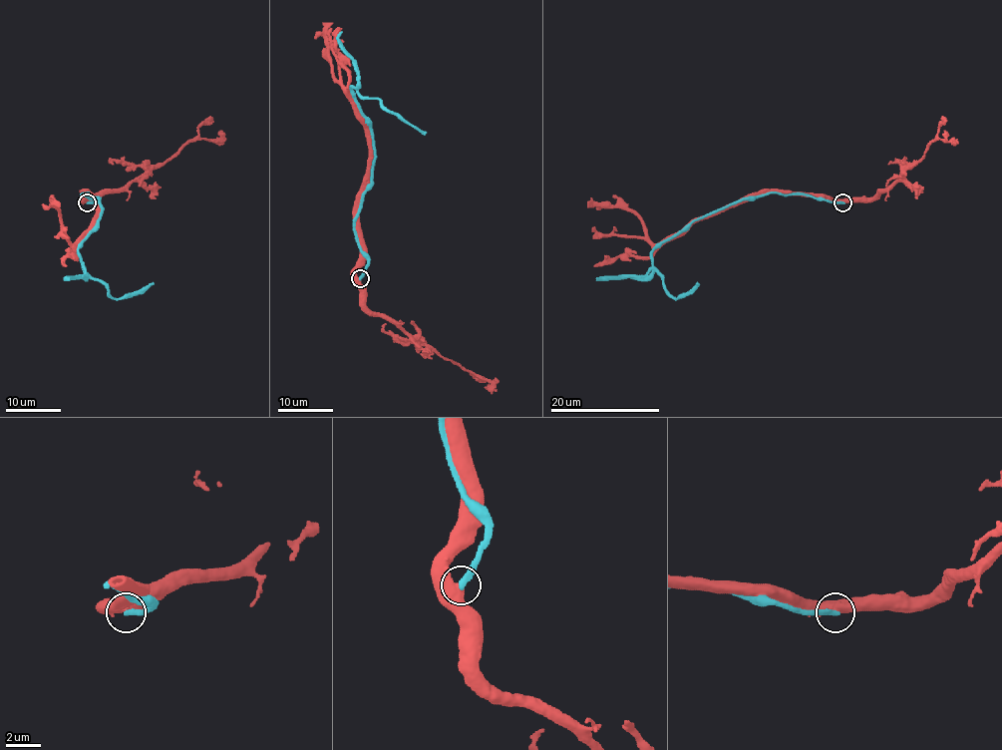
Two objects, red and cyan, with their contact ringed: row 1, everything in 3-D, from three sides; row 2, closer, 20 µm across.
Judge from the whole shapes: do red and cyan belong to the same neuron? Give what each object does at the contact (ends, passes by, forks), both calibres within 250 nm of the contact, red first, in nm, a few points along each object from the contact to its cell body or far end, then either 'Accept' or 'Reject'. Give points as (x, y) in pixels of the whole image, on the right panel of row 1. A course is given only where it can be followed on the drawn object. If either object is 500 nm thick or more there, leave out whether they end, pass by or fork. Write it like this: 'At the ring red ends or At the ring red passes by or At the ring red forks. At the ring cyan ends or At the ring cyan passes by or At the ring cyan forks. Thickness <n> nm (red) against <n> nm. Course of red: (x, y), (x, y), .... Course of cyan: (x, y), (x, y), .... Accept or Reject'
Thickness 700 nm (red) against 360 nm. Course of red: (842, 202), (758, 192), (693, 218), (653, 243), (635, 214), (587, 200). Course of cyan: (842, 202), (774, 192), (732, 202), (690, 221), (653, 250), (652, 265), (673, 298), (684, 297), (697, 281). Reject

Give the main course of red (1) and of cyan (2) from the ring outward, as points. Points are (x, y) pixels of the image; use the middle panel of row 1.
1: (360, 278), (357, 192), (367, 169), (368, 129), (335, 79), (328, 56), (331, 23)
2: (360, 278), (367, 260), (355, 216), (371, 182), (374, 137), (350, 89), (375, 97), (426, 133)

